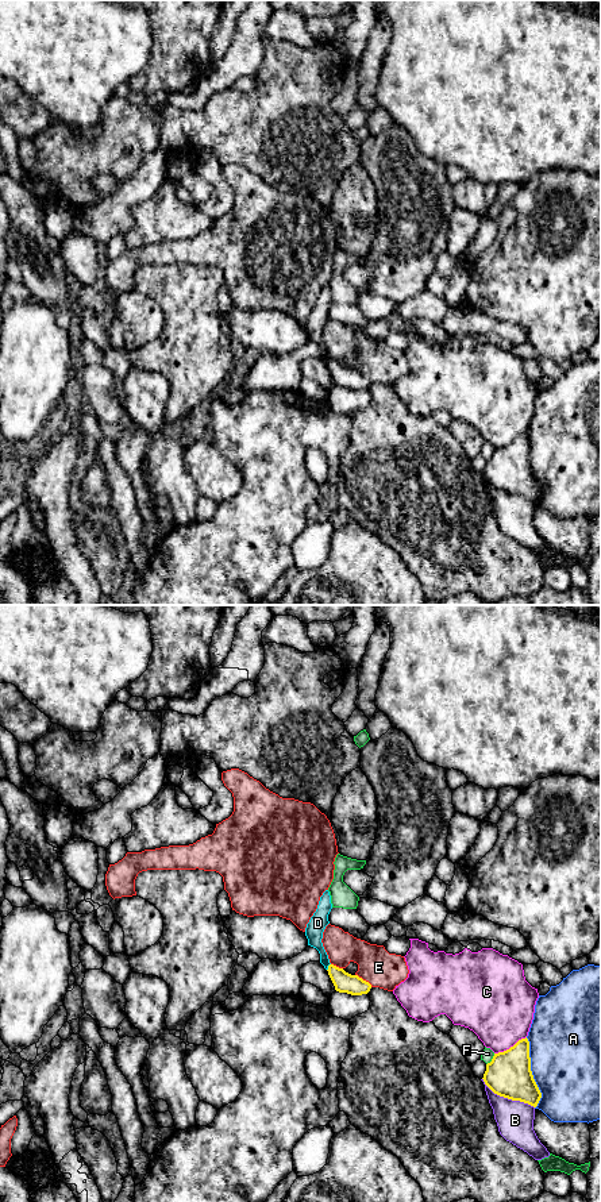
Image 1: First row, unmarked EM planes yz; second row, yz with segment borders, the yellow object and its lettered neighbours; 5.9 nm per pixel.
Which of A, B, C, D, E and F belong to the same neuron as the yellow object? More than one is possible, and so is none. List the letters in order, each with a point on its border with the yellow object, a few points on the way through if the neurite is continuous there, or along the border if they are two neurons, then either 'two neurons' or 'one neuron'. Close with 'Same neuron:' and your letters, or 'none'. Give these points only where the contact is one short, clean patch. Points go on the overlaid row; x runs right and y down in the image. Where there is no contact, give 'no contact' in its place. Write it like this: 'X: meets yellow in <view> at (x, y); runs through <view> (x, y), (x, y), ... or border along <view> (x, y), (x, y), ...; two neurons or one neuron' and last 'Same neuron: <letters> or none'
A: meets yellow in yz at (531, 1073); two neurons
B: meets yellow in yz at (507, 1097); two neurons
C: meets yellow in yz at (511, 1047); two neurons
D: meets yellow in yz at (328, 967); runs through yz (343, 982), (328, 967), (315, 942), (315, 928); one neuron
E: meets yellow in yz at (362, 979); two neurons
F: meets yellow in yz at (492, 1059); two neurons
Same neuron: D

